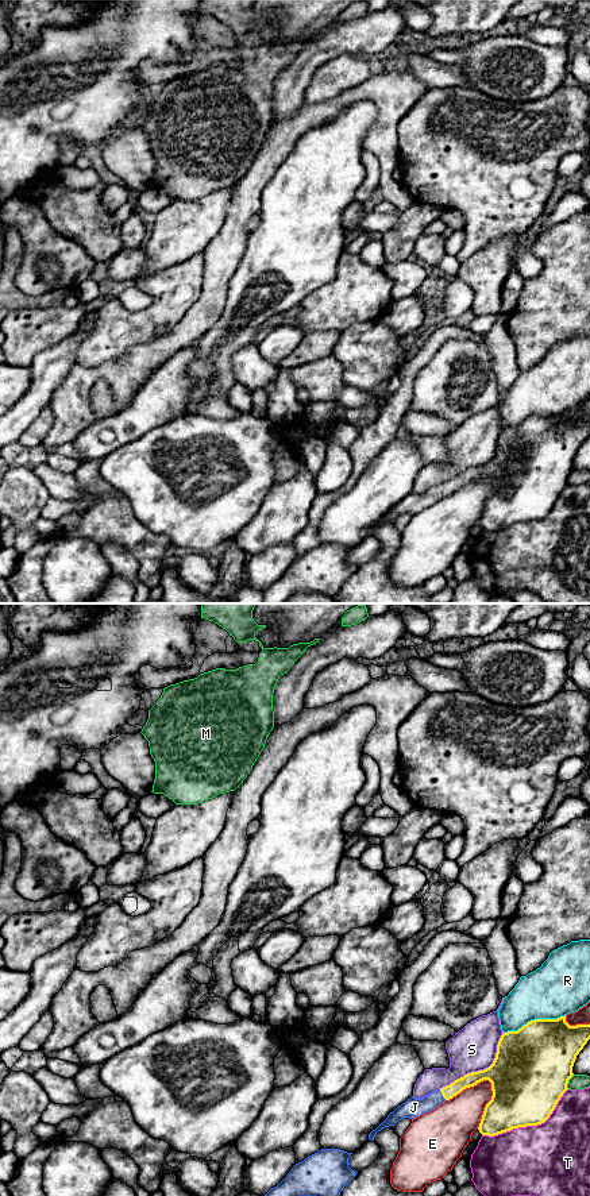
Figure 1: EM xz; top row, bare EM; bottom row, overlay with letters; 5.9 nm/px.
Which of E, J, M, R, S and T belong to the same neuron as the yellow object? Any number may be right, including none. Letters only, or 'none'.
J

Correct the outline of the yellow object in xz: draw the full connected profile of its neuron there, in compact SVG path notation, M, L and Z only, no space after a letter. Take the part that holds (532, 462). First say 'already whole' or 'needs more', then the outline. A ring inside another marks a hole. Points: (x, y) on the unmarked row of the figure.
needs more; M566 410L558 414L535 414L517 427L504 428L497 440L495 454L489 463L467 468L423 494L412 491L390 508L387 513L369 529L369 535L374 536L378 526L394 521L404 513L414 514L432 506L463 485L474 482L483 475L491 478L493 491L485 502L478 522L482 531L494 532L513 524L541 520L549 513L558 497L568 485L567 479L574 470L572 462L576 451L589 435L590 420L570 421L566 417Z

